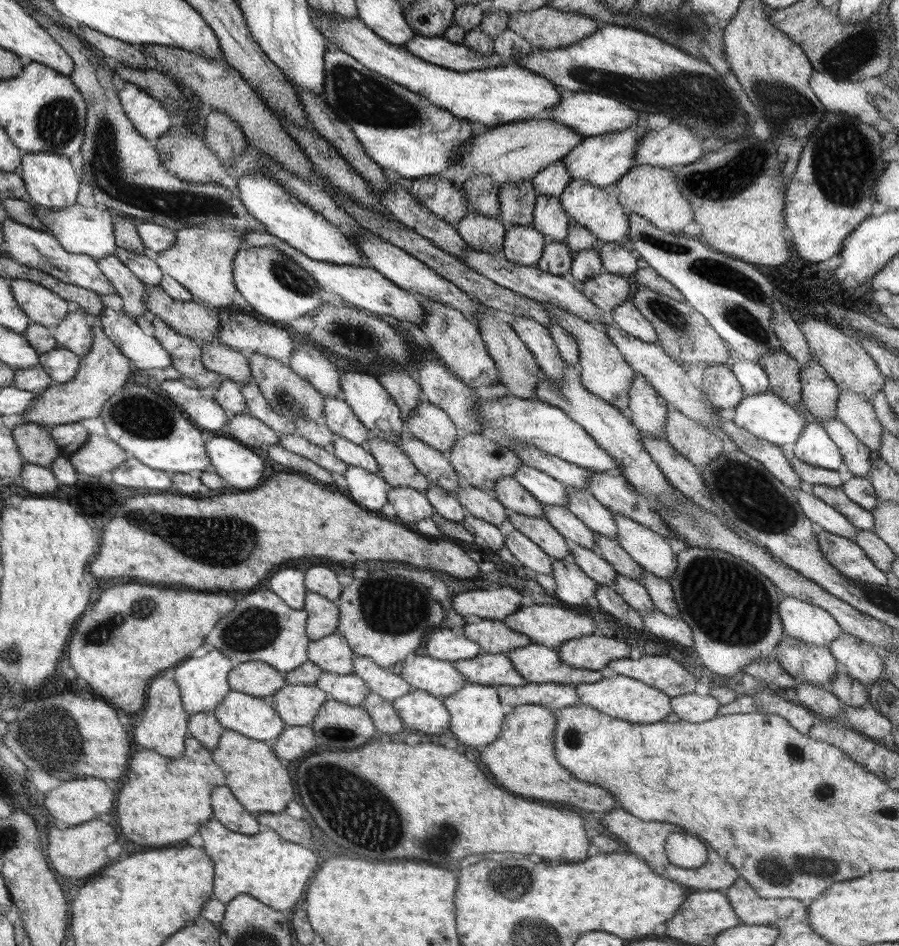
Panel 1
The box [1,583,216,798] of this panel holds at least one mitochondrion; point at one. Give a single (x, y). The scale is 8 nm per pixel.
(44, 728)

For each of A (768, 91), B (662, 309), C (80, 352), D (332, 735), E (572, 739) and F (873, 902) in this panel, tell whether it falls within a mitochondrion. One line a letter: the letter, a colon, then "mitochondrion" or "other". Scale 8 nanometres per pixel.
A: mitochondrion
B: mitochondrion
C: other
D: mitochondrion
E: other
F: other

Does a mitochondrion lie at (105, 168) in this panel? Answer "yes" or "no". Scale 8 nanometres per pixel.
yes

